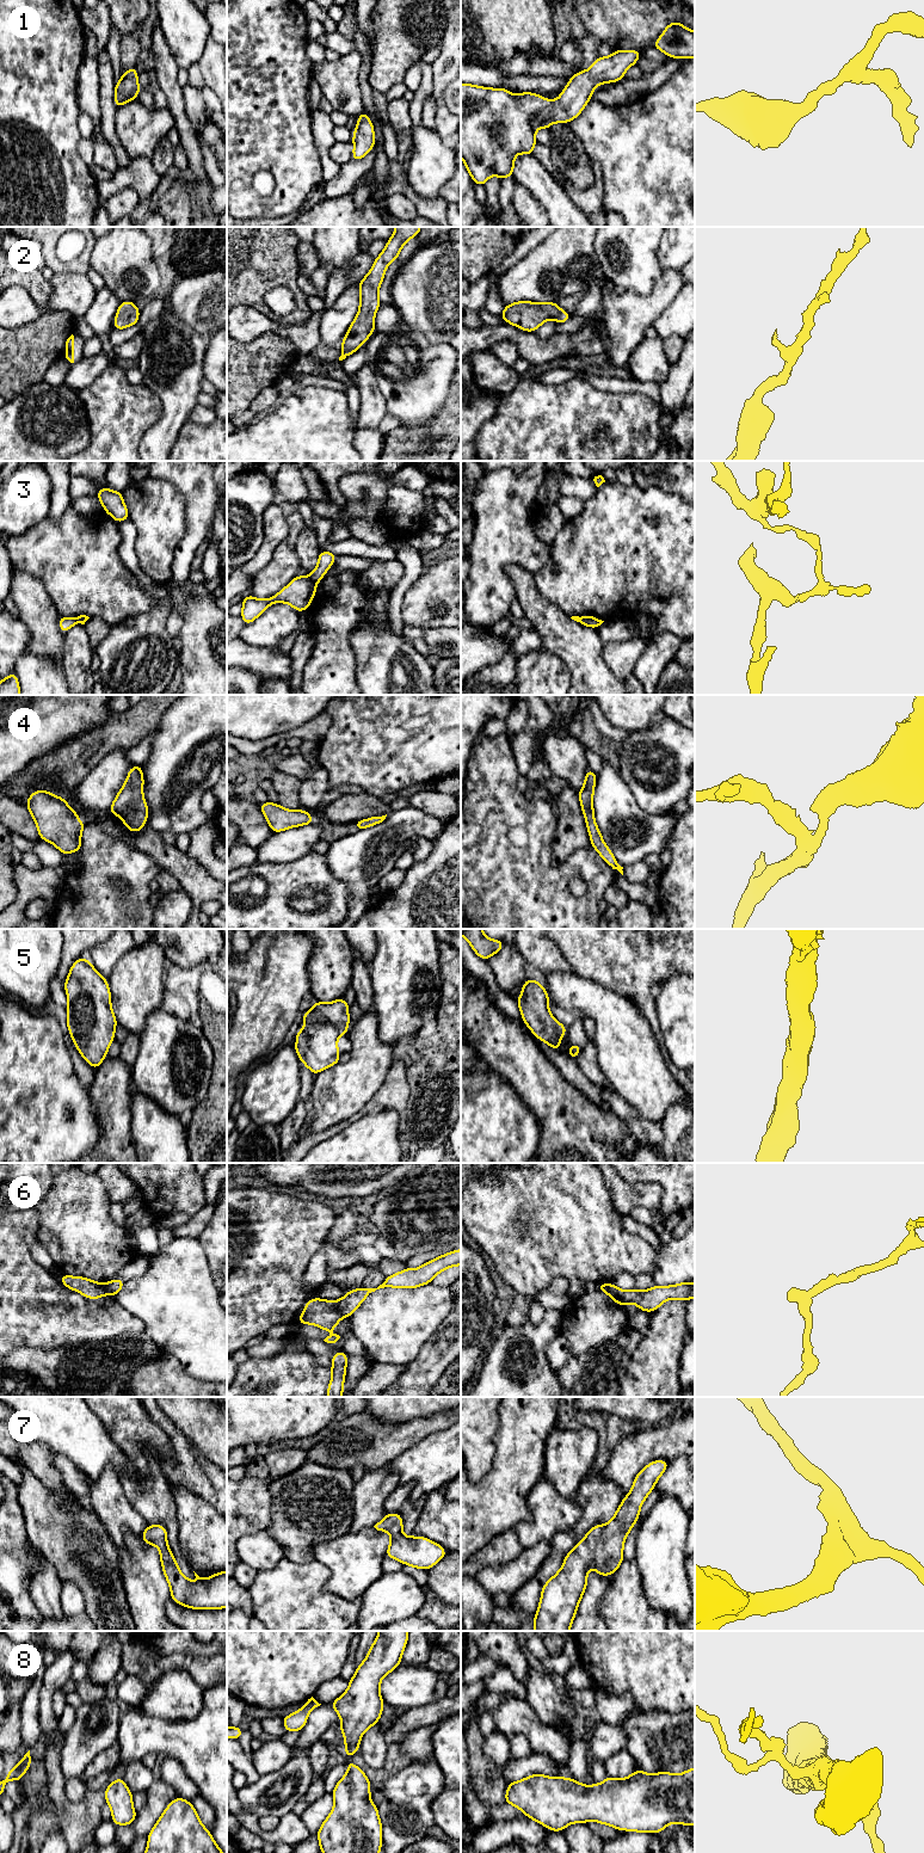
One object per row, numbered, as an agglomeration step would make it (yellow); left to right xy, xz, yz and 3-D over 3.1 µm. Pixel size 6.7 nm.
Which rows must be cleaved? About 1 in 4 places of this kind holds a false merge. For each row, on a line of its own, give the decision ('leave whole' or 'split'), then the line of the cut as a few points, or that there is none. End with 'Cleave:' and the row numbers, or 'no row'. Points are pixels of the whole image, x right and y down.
1: leave whole; cut none
2: leave whole; cut none
3: split; cut xz (308, 576), (315, 584)
4: leave whole; cut none
5: leave whole; cut none
6: split; cut xz (334, 1301), (343, 1316)
7: leave whole; cut none
8: leave whole; cut none
Cleave: 3, 6

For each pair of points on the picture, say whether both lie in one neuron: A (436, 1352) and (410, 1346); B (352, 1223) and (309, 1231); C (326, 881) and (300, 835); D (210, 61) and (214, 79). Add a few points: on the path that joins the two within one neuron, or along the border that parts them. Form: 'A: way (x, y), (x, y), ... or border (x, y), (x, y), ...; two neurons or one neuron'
A: border (437, 1325), (419, 1353), (405, 1366); two neurons
B: border (337, 1216), (322, 1245); two neurons
C: border (310, 851), (283, 862); two neurons
D: way (213, 66), (214, 74); one neuron

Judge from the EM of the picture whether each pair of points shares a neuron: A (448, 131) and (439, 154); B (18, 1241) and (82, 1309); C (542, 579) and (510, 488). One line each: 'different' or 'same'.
A: different
B: same
C: different

